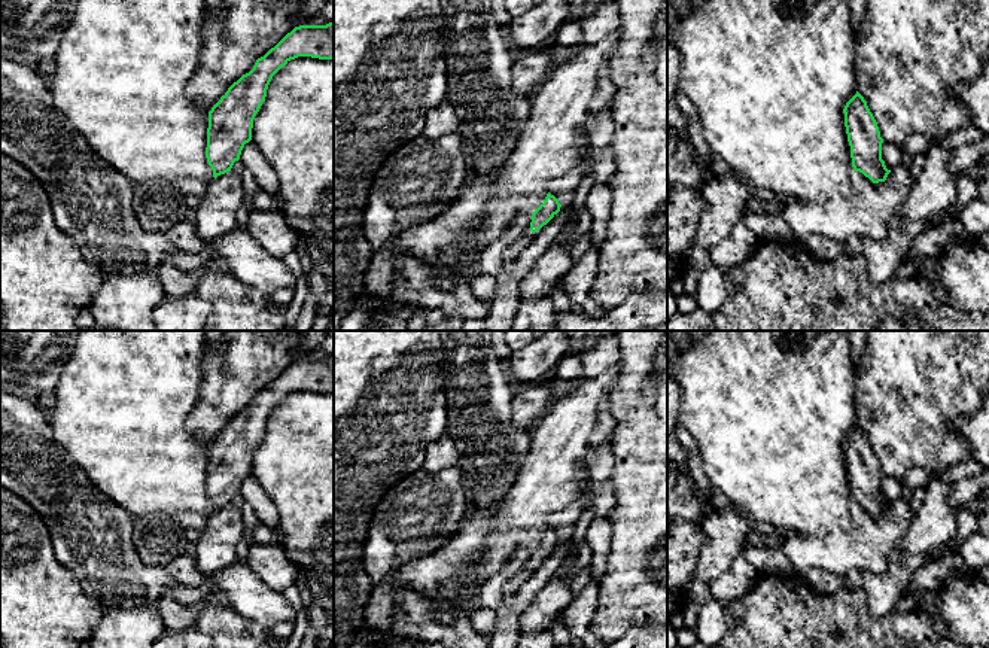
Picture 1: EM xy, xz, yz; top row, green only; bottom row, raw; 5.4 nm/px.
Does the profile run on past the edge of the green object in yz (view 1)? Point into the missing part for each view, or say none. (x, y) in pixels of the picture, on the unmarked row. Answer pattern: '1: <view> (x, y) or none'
1: none

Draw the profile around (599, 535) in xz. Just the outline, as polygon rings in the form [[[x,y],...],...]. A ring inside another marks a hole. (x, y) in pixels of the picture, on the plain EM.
[[[594,517],[584,541],[593,553],[591,576],[599,578],[606,569],[606,560],[612,545],[612,529],[608,518]]]

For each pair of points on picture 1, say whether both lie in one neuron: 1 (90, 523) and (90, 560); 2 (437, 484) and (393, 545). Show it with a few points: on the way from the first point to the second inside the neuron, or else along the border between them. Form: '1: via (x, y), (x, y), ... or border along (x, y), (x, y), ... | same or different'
1: via (90, 532), (90, 551) | same
2: via (432, 499), (401, 531) | same

